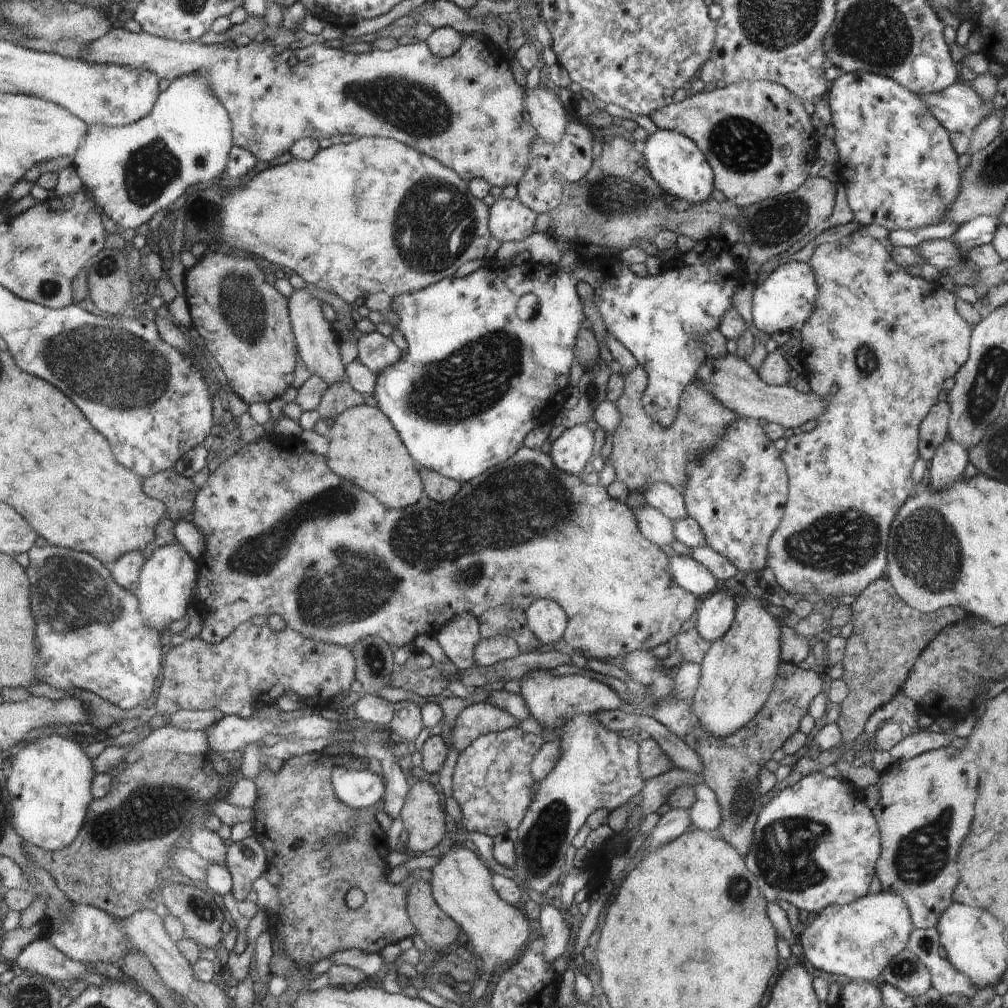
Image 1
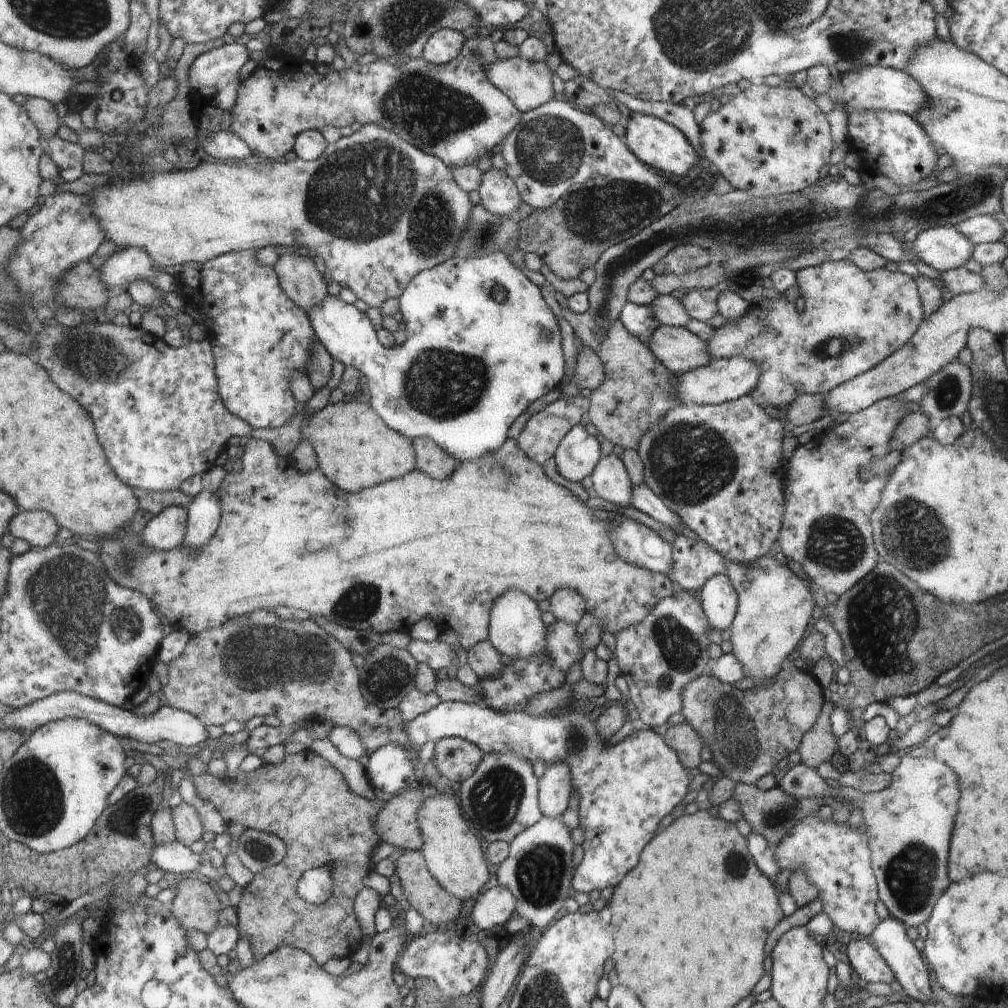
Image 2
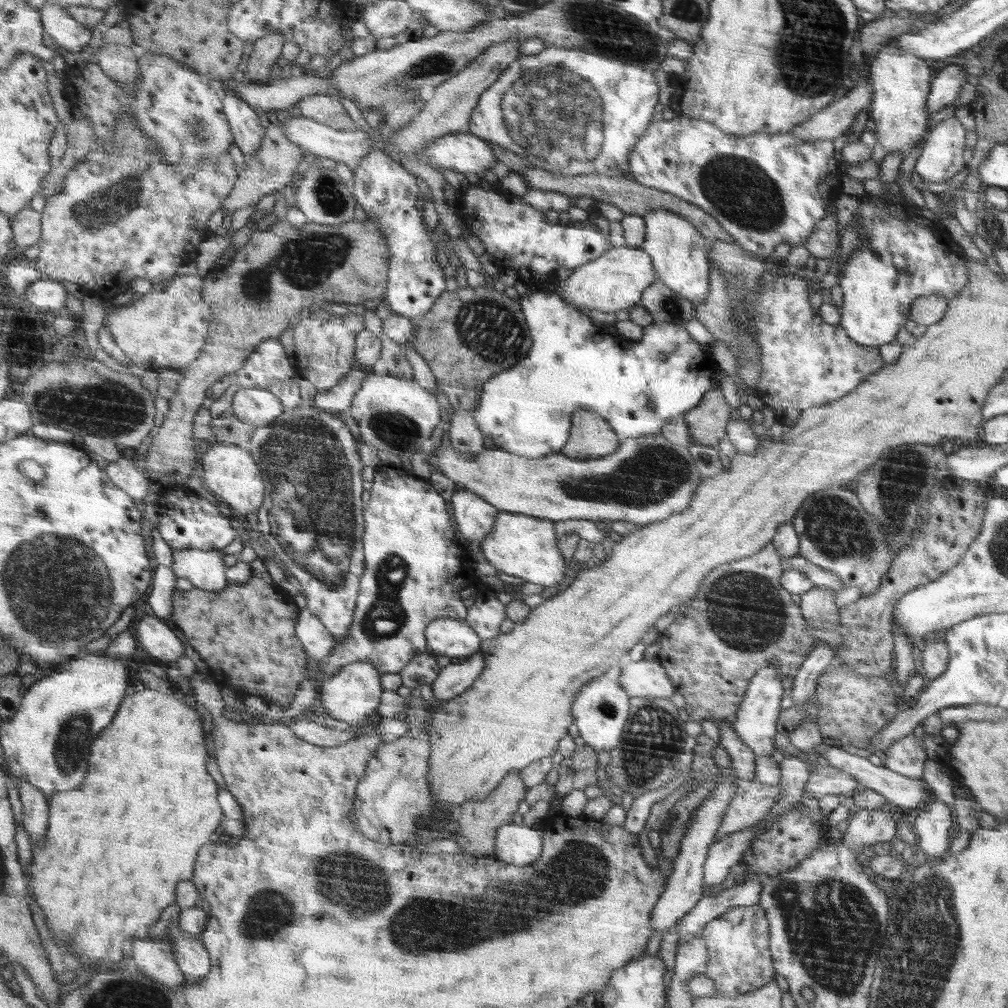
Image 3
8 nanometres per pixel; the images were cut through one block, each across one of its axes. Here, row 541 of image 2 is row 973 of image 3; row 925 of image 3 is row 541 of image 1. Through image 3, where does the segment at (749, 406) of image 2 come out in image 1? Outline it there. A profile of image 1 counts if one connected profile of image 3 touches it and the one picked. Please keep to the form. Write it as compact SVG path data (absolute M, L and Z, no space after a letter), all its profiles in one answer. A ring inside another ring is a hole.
M738 416L732 424L726 426L713 452L706 453L702 460L688 464L688 480L681 493L686 504L686 514L700 525L706 545L732 560L746 576L767 567L768 542L778 528L784 516L784 507L788 504L789 475L782 460L782 450L778 450L778 442L769 438L764 427L748 417Z

